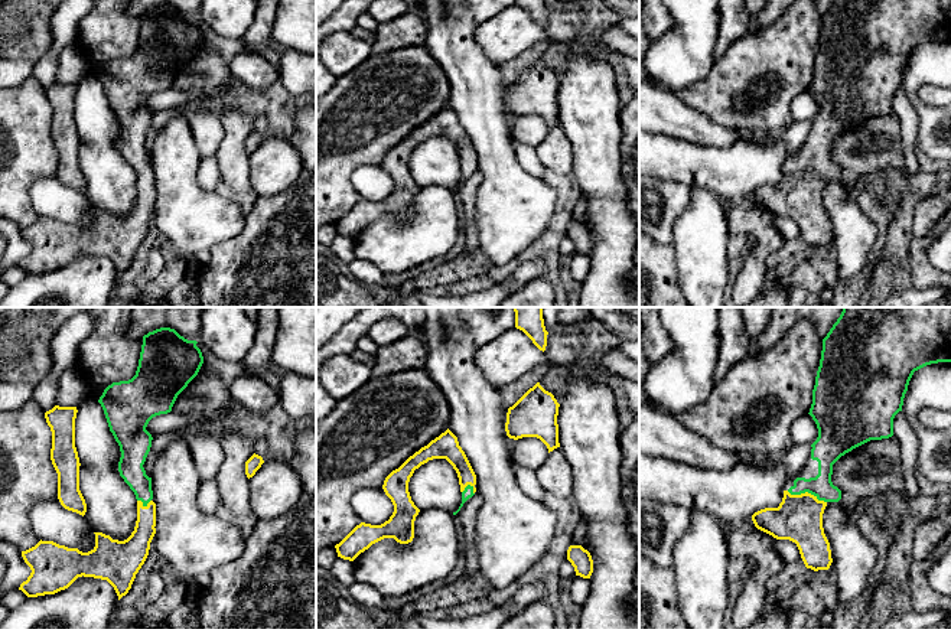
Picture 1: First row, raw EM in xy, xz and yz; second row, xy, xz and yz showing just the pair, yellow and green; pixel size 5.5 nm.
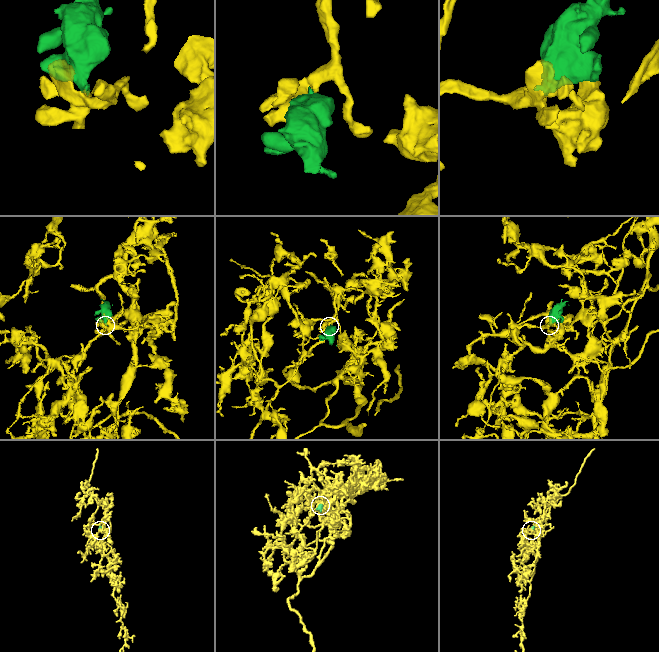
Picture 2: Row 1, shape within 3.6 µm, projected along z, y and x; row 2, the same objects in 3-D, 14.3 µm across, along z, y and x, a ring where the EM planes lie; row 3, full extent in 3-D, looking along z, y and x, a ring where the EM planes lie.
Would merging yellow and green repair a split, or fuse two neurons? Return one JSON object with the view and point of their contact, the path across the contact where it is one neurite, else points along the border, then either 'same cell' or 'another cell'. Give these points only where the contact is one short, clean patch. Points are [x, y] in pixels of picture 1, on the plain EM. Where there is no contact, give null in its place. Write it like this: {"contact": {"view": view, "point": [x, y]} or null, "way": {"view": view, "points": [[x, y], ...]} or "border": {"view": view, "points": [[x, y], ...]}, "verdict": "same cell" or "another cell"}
{"contact": {"view": "yz", "point": [807, 169]}, "way": {"view": "yz", "points": [[798, 195], [807, 176], [807, 169], [824, 152], [826, 129]]}, "verdict": "same cell"}

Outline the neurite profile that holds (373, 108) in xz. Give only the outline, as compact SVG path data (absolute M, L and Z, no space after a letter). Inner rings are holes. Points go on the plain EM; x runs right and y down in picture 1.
M424 45L394 52L372 52L354 71L338 78L335 85L316 98L316 231L323 224L335 224L356 202L359 193L351 185L351 175L364 164L378 164L410 133L427 123L450 104L450 84L443 68Z

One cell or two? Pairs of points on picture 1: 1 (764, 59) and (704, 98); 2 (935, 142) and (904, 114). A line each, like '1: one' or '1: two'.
1: one
2: two

